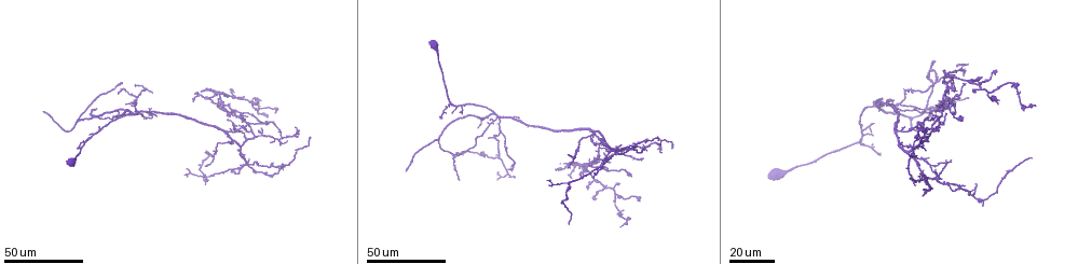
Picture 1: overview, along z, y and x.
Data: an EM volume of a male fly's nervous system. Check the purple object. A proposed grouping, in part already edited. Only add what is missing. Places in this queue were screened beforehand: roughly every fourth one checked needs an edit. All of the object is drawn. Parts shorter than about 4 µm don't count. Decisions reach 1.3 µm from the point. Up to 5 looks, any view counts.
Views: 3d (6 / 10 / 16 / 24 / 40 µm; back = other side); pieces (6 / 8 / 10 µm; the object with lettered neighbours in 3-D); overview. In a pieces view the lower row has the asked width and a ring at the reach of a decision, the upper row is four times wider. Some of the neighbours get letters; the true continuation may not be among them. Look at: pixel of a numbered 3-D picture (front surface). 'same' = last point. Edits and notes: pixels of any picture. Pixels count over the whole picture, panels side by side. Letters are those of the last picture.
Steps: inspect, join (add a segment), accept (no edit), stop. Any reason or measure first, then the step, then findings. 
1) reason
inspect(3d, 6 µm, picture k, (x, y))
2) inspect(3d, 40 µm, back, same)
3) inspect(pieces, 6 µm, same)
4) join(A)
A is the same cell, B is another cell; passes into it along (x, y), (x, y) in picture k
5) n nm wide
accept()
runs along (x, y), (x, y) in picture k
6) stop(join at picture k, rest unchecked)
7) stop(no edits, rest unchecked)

inspect(3d, 40 µm, picture 1, (935, 60))

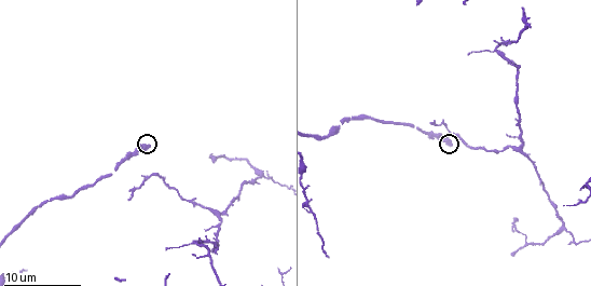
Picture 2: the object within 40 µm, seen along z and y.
what lies round it
inspect(pieces, 10 µm, picture 2, (450, 145))

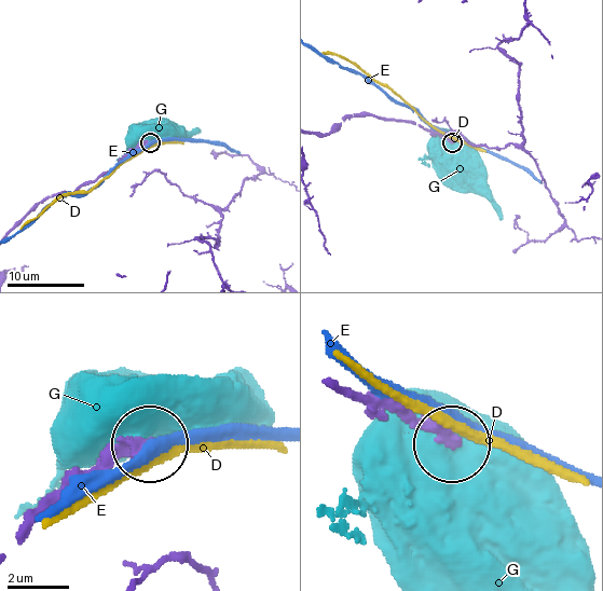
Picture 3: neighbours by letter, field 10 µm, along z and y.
370 nm wide
accept()
D, E and G are other cells; runs along (336, 127), (353, 115), (378, 115), (411, 121), (451, 140) in picture 3; none of them fits

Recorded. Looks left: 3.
stops while still wide
inspect(pieces, 6 µm, picture 2, (514, 218))

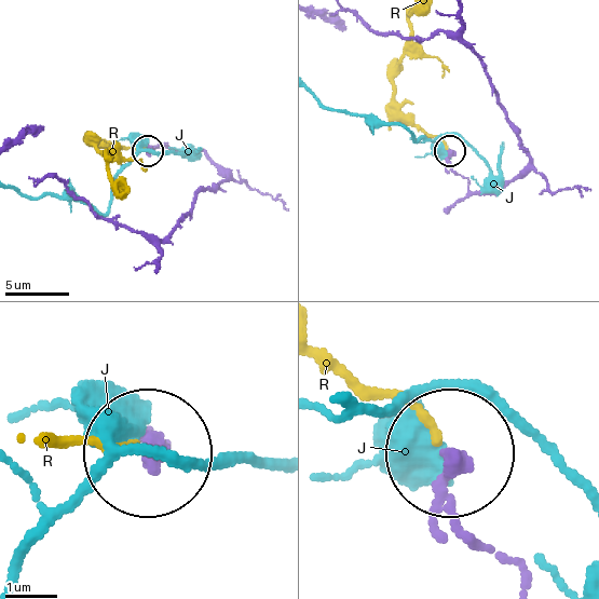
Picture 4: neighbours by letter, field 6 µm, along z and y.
accept()
J and R are other cells; runs along (488, 77), (527, 162), (500, 189), (474, 191), (450, 150) in picture 4; no lettered segment goes on from it

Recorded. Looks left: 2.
free end
inspect(3d, 40 µm, picture 1, (872, 124))

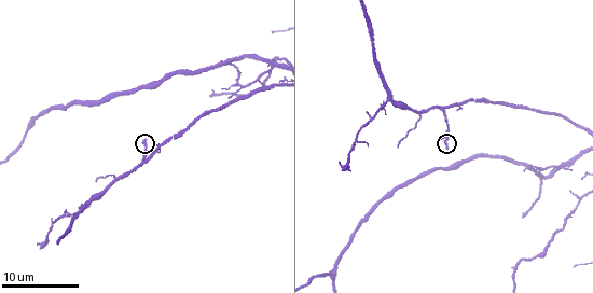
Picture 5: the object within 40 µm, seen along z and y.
inspect(pieces, 10 µm, picture 5, (145, 138))

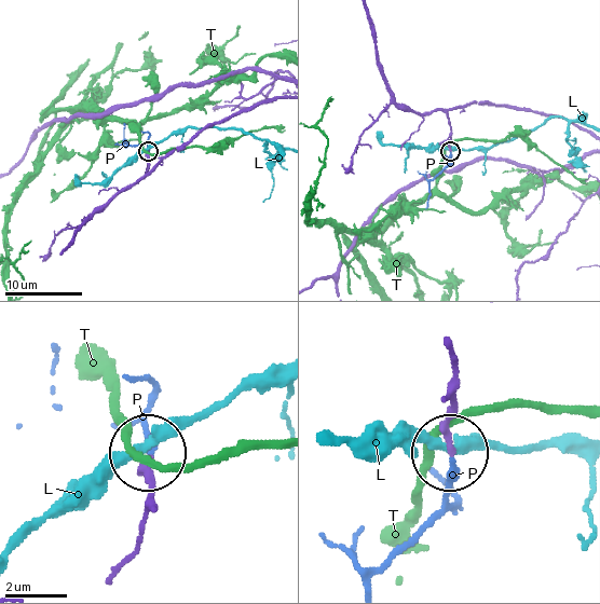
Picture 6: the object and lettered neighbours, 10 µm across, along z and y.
join(P)
P is the same cell, L and T are other cells; it goes on there

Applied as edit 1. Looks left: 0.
stop(join at picture 6, rest unchecked)

